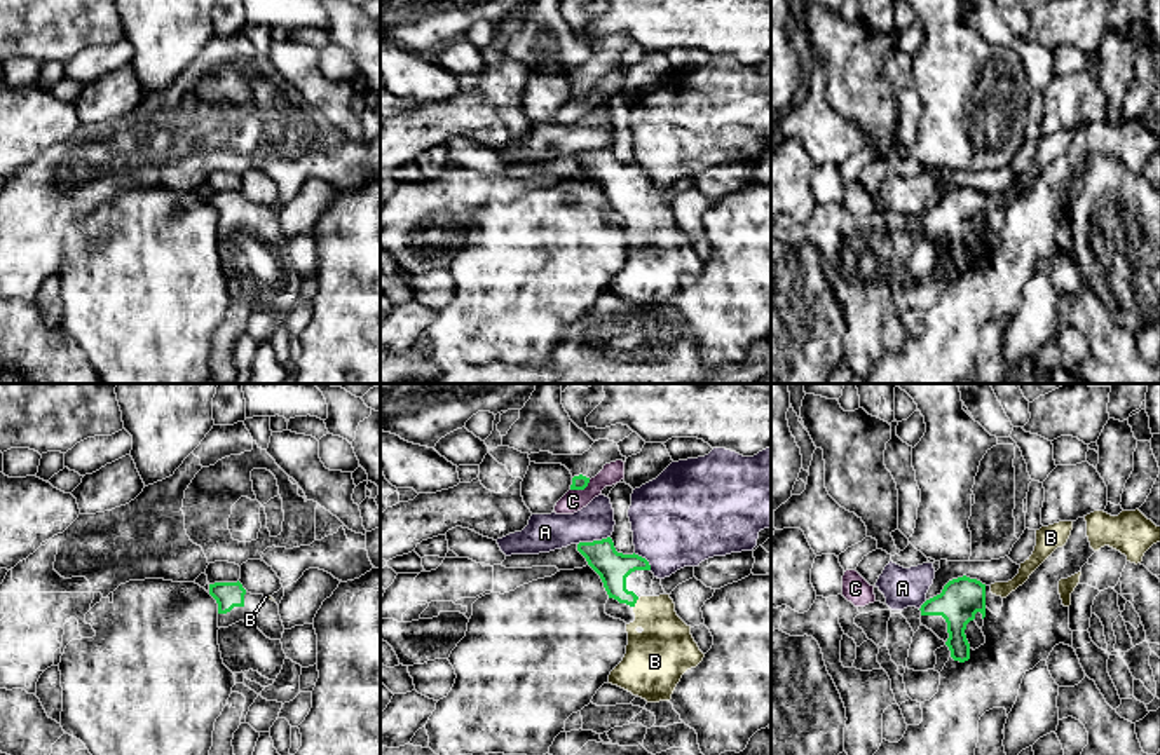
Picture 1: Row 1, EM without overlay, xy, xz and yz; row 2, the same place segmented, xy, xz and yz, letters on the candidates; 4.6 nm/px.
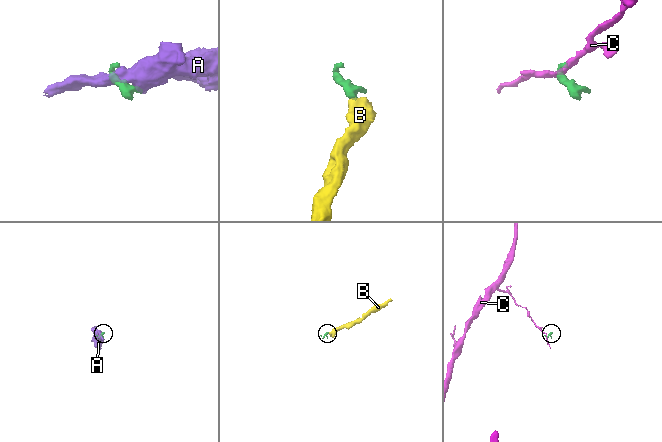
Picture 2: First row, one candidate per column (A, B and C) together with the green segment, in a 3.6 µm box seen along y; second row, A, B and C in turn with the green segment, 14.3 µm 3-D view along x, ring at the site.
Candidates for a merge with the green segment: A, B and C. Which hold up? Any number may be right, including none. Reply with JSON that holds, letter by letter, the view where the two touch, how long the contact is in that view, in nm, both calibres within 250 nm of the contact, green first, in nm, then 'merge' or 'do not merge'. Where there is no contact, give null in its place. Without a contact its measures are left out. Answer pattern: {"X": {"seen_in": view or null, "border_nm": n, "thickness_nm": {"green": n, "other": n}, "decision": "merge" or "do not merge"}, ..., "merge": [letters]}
{"A": {"seen_in": "xz", "border_nm": 160, "thickness_nm": {"green": 150, "other": 180}, "decision": "do not merge"}, "B": {"seen_in": "xz", "border_nm": 50, "thickness_nm": {"green": 150, "other": 260}, "decision": "merge"}, "C": {"seen_in": "xz", "border_nm": 110, "thickness_nm": {"green": 70, "other": 100}, "decision": "do not merge"}, "merge": ["B"]}

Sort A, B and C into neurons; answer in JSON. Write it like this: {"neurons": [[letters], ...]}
{"neurons": [["A"], ["B"], ["C"]]}

